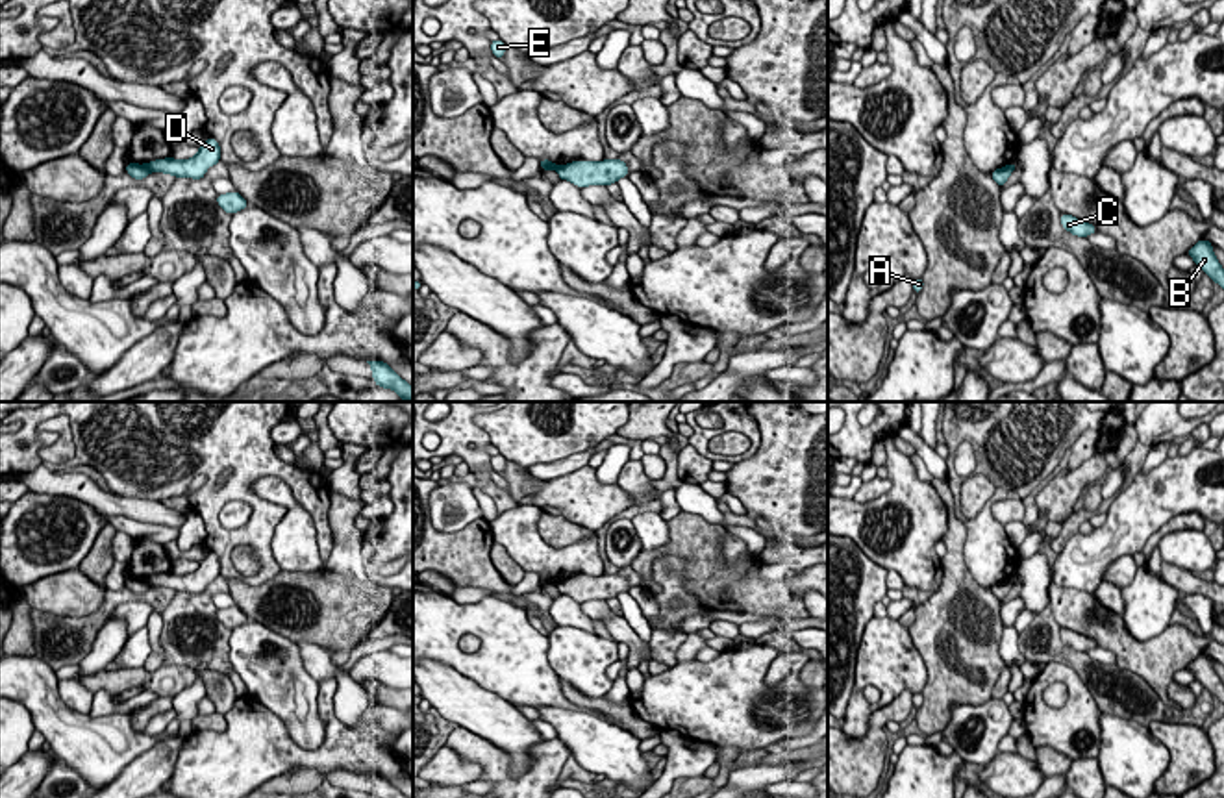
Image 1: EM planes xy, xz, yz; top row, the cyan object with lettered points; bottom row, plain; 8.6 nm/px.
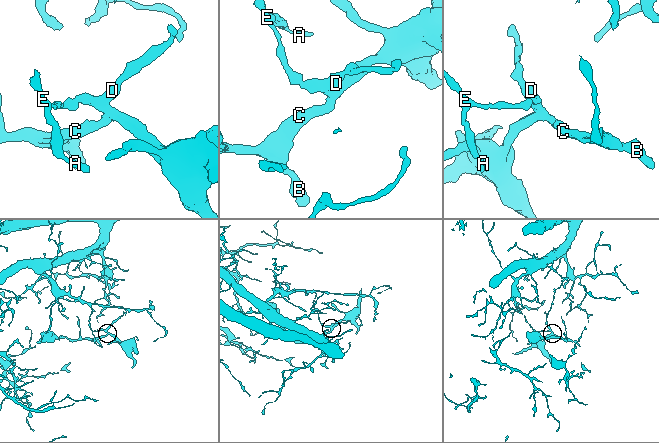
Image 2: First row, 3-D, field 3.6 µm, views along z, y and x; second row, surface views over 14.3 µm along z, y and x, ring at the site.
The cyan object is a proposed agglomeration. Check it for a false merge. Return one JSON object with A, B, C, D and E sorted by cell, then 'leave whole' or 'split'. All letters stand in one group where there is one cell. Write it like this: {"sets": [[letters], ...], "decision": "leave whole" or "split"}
{"sets": [["A", "E"], ["B", "C", "D"]], "decision": "split"}

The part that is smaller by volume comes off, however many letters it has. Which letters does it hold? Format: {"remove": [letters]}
{"remove": ["B", "C", "D"]}

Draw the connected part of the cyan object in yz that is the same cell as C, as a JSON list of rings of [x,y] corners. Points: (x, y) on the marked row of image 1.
[[[1061,213],[1061,226],[1078,237],[1089,237],[1091,233],[1098,231],[1093,224],[1080,220],[1080,218],[1067,215],[1067,213]]]

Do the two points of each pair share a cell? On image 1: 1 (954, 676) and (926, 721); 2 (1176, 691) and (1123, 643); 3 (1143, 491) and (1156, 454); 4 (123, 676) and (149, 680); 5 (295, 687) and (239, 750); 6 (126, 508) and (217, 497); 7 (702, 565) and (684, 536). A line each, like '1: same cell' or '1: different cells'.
1: same cell
2: different cells
3: different cells
4: same cell
5: different cells
6: different cells
7: same cell

